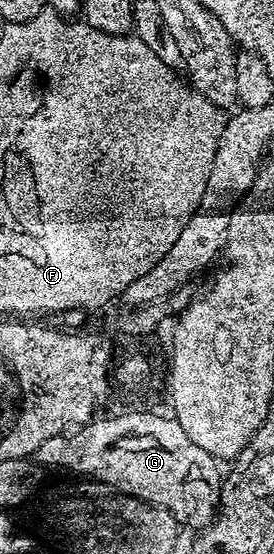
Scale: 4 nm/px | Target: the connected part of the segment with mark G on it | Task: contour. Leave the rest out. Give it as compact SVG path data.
M135 411L98 419L82 424L76 430L77 433L64 433L45 441L41 448L35 451L34 462L71 471L79 475L77 477L99 482L120 494L164 508L186 530L200 531L211 526L219 509L223 476L222 470L219 471L220 464L215 456L206 453L205 449L189 440L185 429L182 429L174 416L163 417L155 413Z

